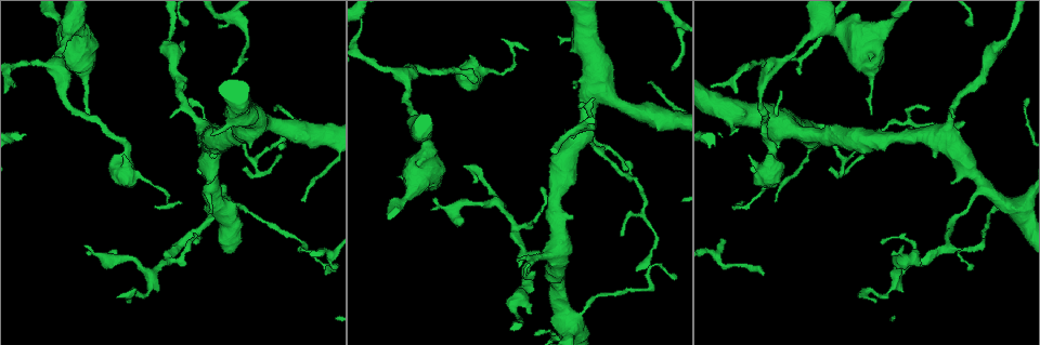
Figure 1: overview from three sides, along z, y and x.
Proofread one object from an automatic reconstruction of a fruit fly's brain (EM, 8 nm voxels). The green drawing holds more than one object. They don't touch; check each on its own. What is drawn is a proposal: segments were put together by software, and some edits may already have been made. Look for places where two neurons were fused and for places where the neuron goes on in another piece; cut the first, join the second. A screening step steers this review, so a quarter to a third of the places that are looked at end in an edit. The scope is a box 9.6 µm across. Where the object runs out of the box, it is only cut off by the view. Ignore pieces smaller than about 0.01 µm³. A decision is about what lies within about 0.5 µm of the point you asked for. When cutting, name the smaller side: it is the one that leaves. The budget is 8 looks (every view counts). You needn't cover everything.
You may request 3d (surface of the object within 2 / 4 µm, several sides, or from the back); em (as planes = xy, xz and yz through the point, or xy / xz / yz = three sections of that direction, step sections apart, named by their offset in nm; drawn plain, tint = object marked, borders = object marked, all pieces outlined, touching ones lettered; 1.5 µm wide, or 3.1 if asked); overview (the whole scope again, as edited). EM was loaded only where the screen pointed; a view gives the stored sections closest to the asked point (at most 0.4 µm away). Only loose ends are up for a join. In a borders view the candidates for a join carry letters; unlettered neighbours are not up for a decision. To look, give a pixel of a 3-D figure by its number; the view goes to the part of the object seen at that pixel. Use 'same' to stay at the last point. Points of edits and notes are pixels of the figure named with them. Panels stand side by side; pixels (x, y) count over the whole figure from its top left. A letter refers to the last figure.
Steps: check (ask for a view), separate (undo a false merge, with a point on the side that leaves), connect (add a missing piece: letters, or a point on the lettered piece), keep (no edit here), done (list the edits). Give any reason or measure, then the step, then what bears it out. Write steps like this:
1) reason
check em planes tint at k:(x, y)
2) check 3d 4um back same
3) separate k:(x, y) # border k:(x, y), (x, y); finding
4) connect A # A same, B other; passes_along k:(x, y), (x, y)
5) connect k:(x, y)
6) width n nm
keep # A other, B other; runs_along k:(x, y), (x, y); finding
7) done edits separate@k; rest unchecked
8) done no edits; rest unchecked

an open end
check 3d 2um back at 1:(460, 223)

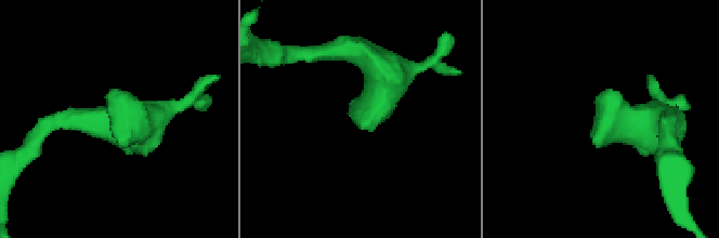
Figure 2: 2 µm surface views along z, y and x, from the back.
now the EM
check em xz step 4 borders at 2:(119, 143)

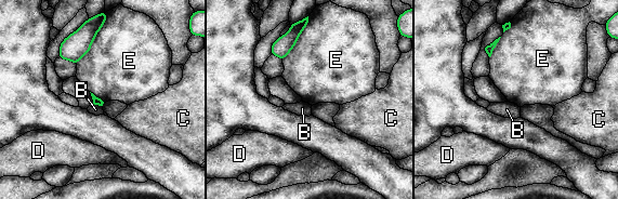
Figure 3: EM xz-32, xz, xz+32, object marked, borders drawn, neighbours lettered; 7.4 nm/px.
keep # B other, C other, D other, E other; border 3:(103, 26), (90, 50), (77, 65); no lettered piece goes on from it

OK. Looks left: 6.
free end
check 3d 4um at 1:(635, 270)

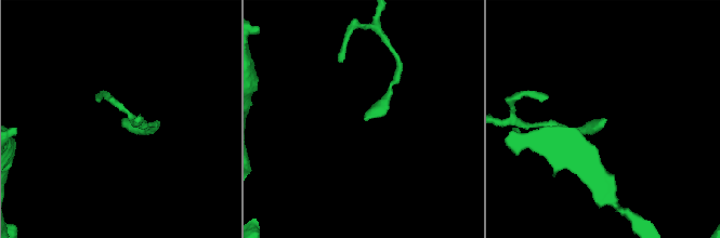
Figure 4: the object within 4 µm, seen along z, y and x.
need the tissue
check em xy step 4 borders at 4:(364, 119)

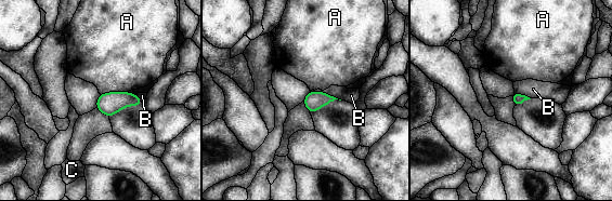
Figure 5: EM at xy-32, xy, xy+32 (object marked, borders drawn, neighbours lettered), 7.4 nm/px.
another direction
check em yz step 4 borders same

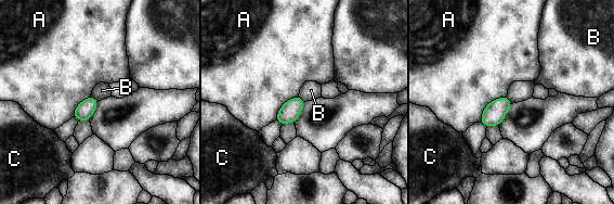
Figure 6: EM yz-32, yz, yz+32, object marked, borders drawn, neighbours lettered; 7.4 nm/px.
width 120 nm
keep # A other, B other, C other; border 6:(91, 96), (98, 101); no lettered piece goes on from it

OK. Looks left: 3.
end of a long branch
check 3d 4um at 1:(676, 275)

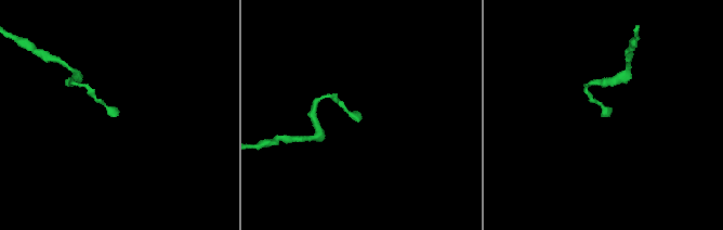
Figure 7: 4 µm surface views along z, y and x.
now the EM
check em planes borders at 7:(609, 116)

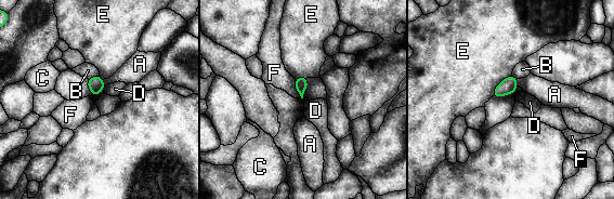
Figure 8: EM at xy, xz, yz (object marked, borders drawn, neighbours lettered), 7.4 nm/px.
keep # A other, B other, C other, D other, E other, F other; border 8:(294, 79), (294, 85), (301, 97); none of them fits

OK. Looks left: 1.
done no edits; rest unchecked

